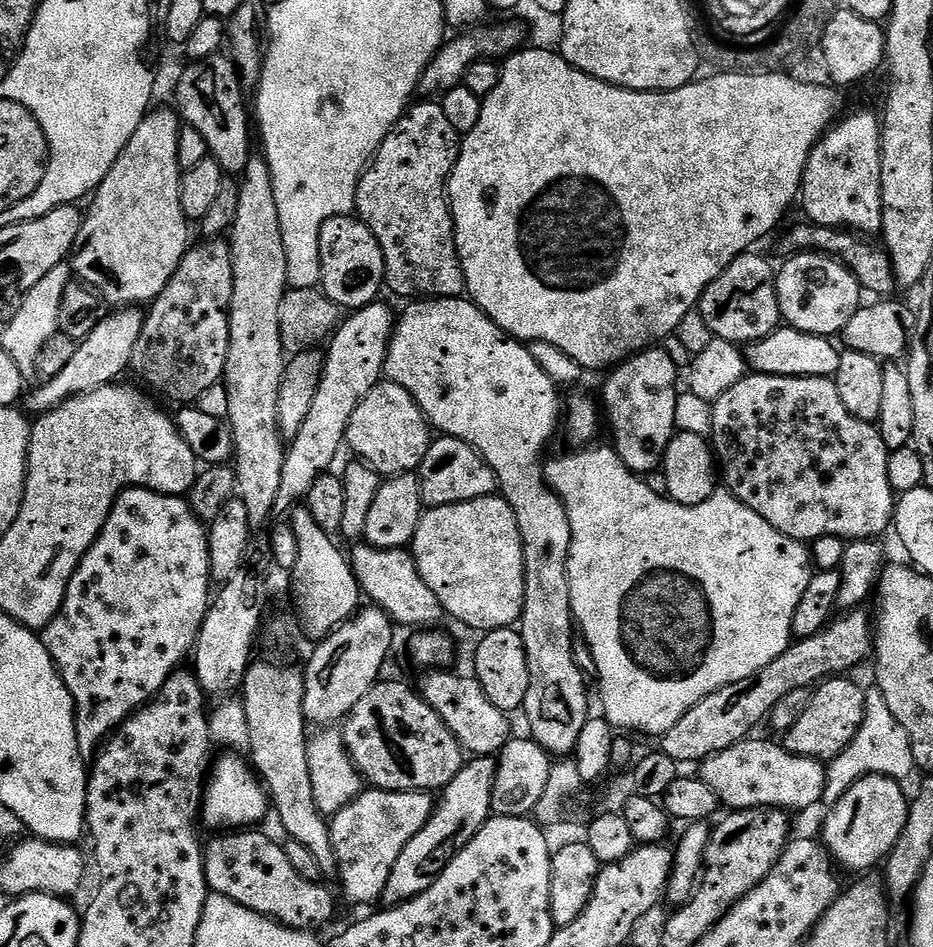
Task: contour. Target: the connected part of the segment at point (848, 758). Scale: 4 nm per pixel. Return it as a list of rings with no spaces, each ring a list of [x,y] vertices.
[[[872,686],[865,691],[866,714],[862,718],[862,726],[858,734],[854,734],[854,742],[846,746],[840,756],[835,756],[826,768],[826,786],[824,787],[823,803],[831,806],[837,804],[858,782],[867,776],[889,776],[892,780],[907,781],[907,776],[914,772],[916,763],[912,753],[912,743],[898,718],[890,706],[886,706],[886,698],[882,698],[880,689]]]

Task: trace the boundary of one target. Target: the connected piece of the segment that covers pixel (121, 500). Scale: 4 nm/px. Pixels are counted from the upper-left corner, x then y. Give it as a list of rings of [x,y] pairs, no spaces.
[[[125,488],[119,498],[114,502],[112,512],[106,518],[106,526],[98,534],[98,538],[90,546],[88,553],[82,558],[82,562],[76,568],[76,572],[70,578],[70,586],[66,590],[66,598],[60,607],[60,613],[43,629],[42,639],[50,658],[55,662],[60,671],[60,677],[64,679],[66,690],[70,690],[72,701],[76,707],[76,733],[78,734],[78,746],[80,755],[85,758],[95,757],[98,749],[104,741],[140,708],[162,690],[166,681],[171,678],[173,672],[181,667],[184,659],[189,659],[190,653],[195,649],[196,639],[200,633],[202,622],[208,613],[210,592],[208,596],[208,584],[210,585],[210,558],[208,557],[208,528],[205,521],[199,520],[192,513],[184,496],[167,496],[161,492],[152,492],[148,488]]]

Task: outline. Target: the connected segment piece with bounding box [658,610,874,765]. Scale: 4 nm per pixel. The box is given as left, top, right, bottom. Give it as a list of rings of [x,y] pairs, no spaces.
[[[848,610],[843,614],[845,616],[841,620],[833,619],[828,627],[823,628],[818,634],[805,640],[793,642],[786,651],[778,654],[778,658],[774,658],[774,662],[770,662],[770,666],[758,670],[758,674],[750,674],[750,678],[742,678],[742,682],[722,686],[722,690],[702,698],[702,702],[698,702],[698,706],[694,706],[694,710],[686,710],[686,714],[682,714],[682,719],[675,726],[670,726],[667,734],[659,737],[659,751],[664,752],[670,759],[681,765],[692,763],[695,765],[697,762],[709,760],[714,754],[718,754],[722,750],[730,750],[730,746],[749,739],[755,733],[752,731],[763,720],[765,723],[771,717],[774,706],[778,706],[778,702],[782,702],[782,698],[786,698],[786,694],[790,694],[790,690],[812,688],[829,678],[840,678],[851,673],[848,672],[851,668],[858,667],[867,656],[869,659],[873,655],[874,620],[869,613],[867,616],[864,610]]]

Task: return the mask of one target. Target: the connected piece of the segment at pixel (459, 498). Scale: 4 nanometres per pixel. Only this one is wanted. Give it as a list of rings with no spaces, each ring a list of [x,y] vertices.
[[[441,435],[433,439],[426,458],[418,469],[420,493],[428,508],[441,508],[491,496],[497,491],[496,475],[475,450],[453,436]]]

